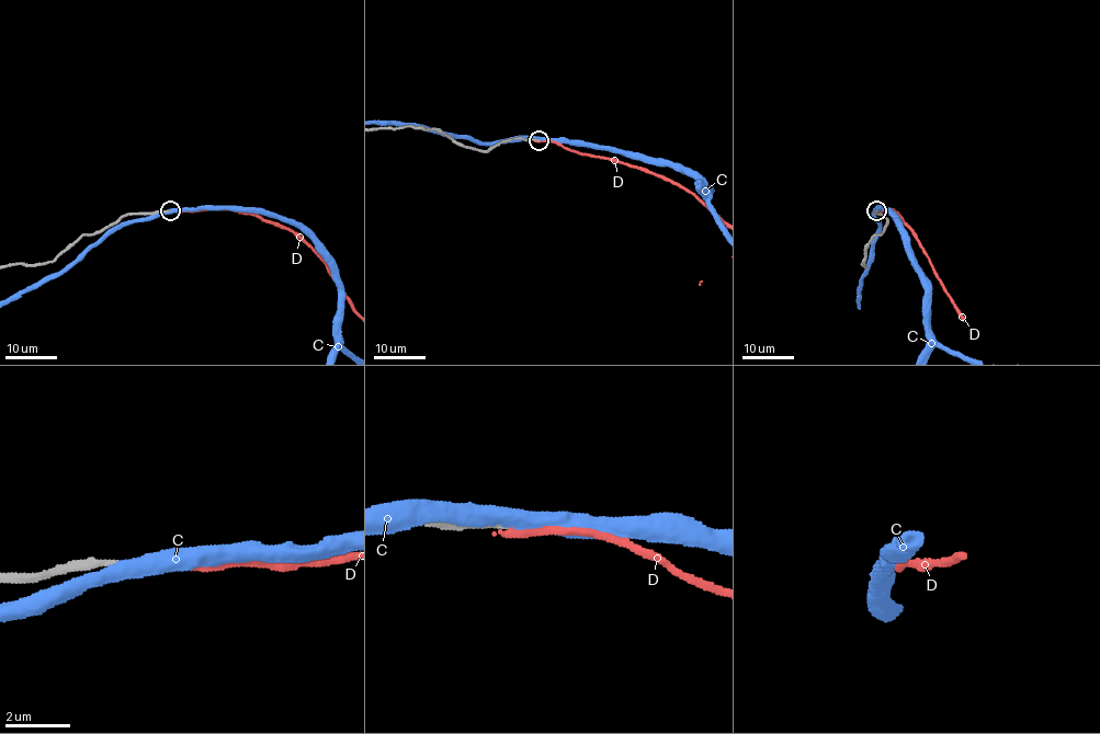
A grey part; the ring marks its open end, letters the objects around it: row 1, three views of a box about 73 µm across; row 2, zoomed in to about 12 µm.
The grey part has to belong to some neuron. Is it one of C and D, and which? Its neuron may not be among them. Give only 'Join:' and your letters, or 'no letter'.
Join: no letter

